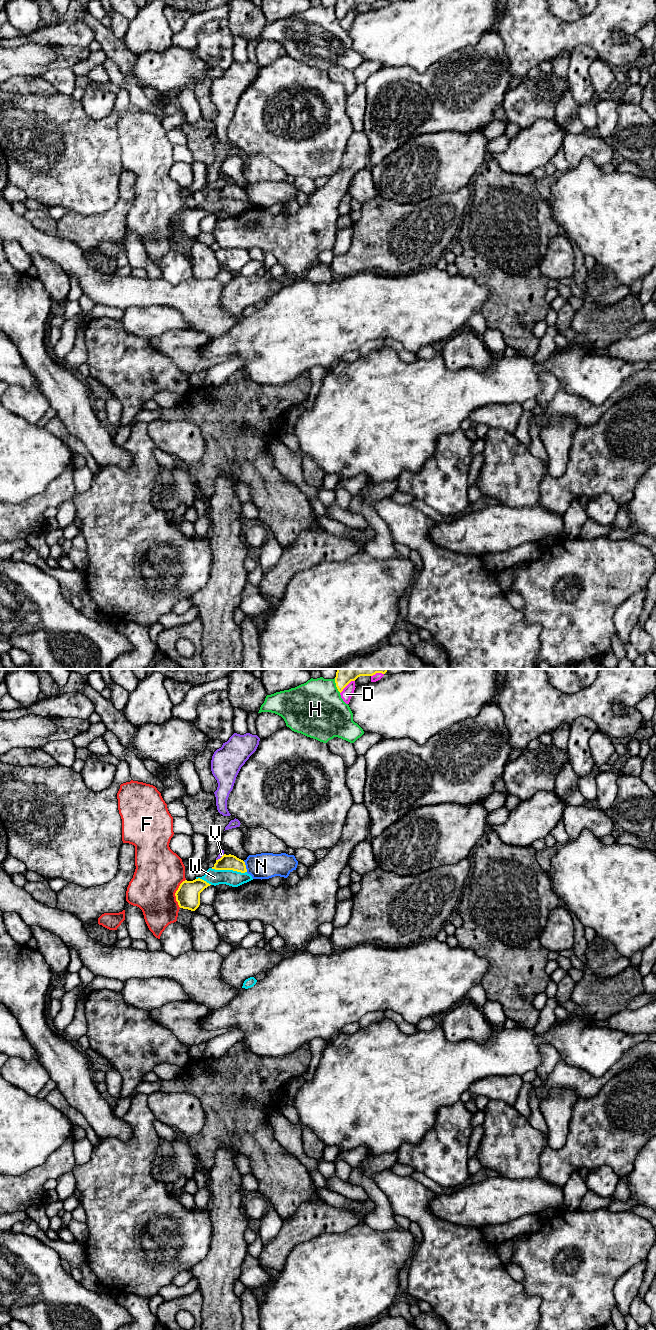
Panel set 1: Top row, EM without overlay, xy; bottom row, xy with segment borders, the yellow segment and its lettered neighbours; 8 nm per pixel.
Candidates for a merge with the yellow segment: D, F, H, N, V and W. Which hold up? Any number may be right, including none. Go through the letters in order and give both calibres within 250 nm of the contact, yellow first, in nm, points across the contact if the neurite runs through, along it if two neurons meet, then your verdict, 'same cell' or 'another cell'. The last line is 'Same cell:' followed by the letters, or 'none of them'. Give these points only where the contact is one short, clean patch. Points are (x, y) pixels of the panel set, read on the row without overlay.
D: calibres 120 and 90 nm; another cell
F: calibres 190 and 380 nm; another cell
H: calibres 120 and 440 nm; another cell
N: calibres 130 and 200 nm; another cell
V: calibres 130 and 40 nm; another cell
W: calibres 130 and 130 nm; border xy (211, 196), (246, 200); another cell
Same cell: none of them

